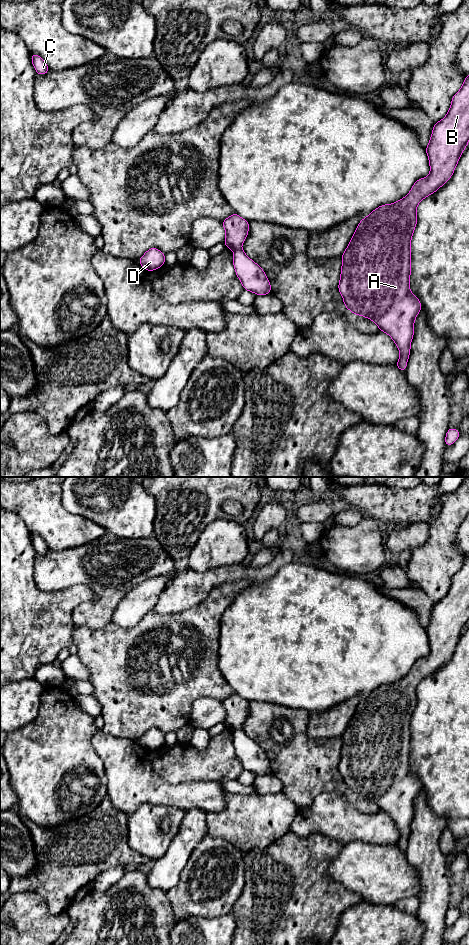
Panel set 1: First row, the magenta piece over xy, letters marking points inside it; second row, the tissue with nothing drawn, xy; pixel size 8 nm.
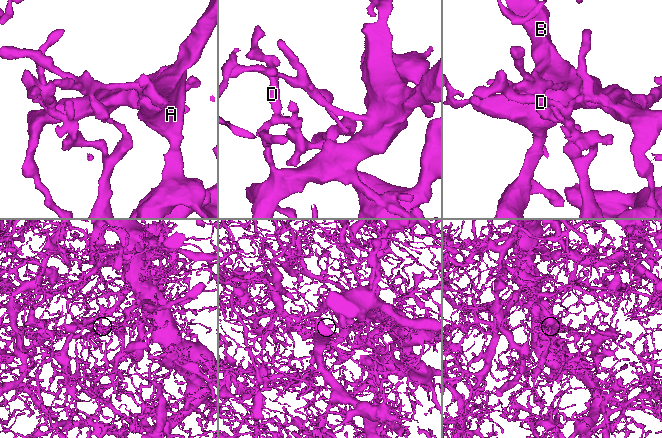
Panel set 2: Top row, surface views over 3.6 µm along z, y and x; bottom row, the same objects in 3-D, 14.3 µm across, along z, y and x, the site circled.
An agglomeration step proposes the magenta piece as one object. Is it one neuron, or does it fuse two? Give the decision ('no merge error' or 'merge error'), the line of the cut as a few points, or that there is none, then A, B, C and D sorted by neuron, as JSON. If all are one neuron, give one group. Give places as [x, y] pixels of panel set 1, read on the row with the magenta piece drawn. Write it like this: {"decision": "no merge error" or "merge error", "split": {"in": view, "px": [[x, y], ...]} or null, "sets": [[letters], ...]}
{"decision": "merge error", "split": {"in": "xy", "px": [[240, 246], [233, 250]]}, "sets": [["A", "B", "D"], ["C"]]}

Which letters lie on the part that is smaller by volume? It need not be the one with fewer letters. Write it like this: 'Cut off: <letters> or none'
Cut off: C

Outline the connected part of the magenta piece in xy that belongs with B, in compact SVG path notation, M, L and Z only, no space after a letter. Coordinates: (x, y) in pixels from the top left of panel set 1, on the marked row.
M469 75L452 97L446 116L433 126L429 144L425 148L430 165L429 175L418 179L404 198L393 204L381 205L363 218L341 256L338 290L345 307L353 314L372 320L380 331L392 338L400 352L395 365L402 372L405 372L410 355L414 321L422 308L419 299L410 291L410 243L417 225L417 206L449 181L468 142Z

